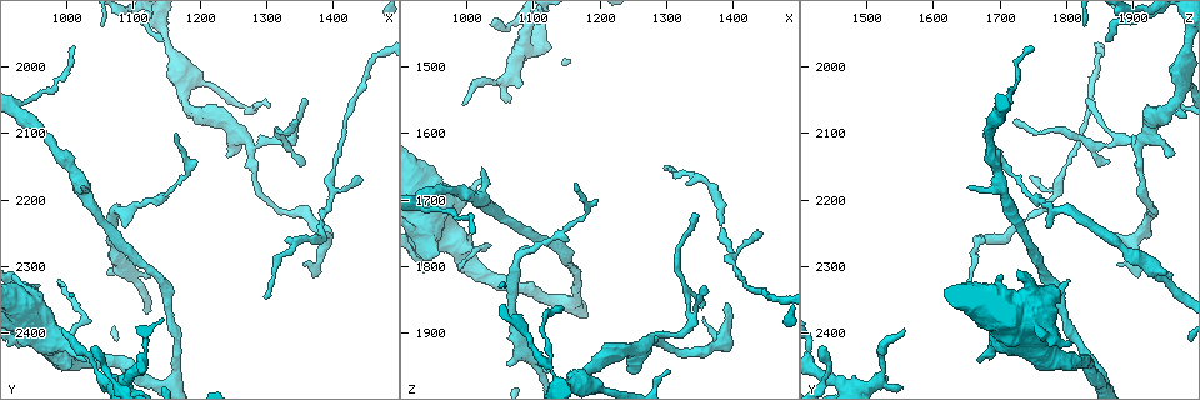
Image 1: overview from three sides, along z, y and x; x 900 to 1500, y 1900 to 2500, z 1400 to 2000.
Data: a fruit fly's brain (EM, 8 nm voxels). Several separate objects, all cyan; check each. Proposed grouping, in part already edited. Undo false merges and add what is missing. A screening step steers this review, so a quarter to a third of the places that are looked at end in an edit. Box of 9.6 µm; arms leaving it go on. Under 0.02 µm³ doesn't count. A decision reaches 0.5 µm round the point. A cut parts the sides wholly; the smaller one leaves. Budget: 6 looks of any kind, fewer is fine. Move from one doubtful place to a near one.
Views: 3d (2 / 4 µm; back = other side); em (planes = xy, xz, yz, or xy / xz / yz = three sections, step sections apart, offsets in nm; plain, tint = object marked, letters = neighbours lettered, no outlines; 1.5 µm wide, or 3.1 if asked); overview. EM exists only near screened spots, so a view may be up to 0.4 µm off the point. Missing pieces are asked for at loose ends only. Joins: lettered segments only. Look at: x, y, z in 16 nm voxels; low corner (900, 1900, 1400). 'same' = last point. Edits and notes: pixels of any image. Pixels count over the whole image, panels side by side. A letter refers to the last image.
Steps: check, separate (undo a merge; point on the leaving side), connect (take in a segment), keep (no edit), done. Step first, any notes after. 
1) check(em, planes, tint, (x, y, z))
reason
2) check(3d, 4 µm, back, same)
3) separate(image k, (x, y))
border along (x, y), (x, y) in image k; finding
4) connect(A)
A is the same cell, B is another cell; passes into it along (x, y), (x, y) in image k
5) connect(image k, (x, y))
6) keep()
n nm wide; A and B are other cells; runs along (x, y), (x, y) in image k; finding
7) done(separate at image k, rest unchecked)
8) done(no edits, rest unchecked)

check(3d, 4 µm, (1280, 2125, 1910))
sudden change in width

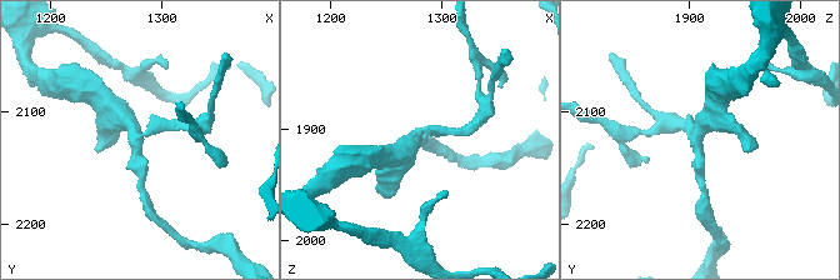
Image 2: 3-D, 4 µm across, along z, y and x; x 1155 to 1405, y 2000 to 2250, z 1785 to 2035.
check(em, xy, step 4, tint, (1278, 2120, 1908))
3 arms; now the EM

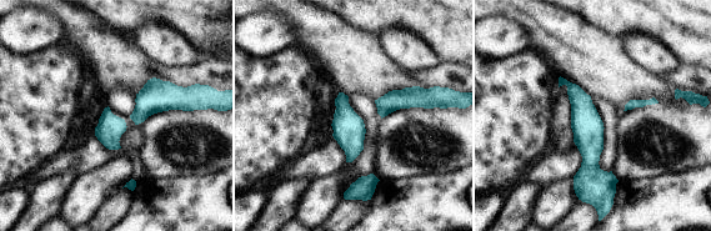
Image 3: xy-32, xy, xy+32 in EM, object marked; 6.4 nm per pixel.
check(em, xy, step 4, letters, same)
see the neighbours

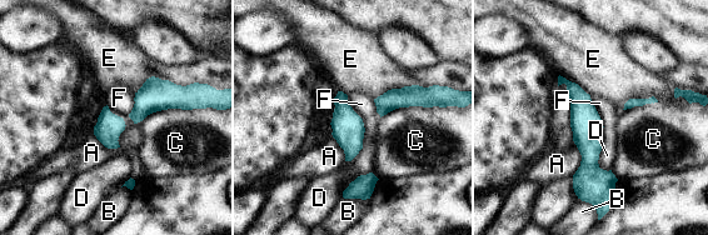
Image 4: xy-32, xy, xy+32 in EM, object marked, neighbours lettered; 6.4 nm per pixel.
keep()
A, B, C, D, E and F are other cells; border along (347, 95), (365, 129) in image 4; one neuron here

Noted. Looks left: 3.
check(3d, 4 µm, (1295, 2345, 1650))
thin end

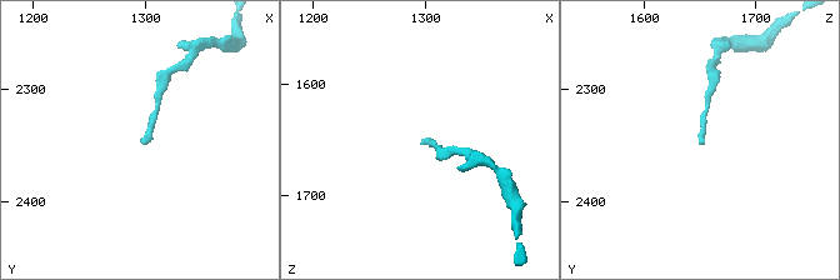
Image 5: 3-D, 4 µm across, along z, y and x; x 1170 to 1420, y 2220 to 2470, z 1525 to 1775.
check(em, planes, tint, (1296, 2344, 1654))

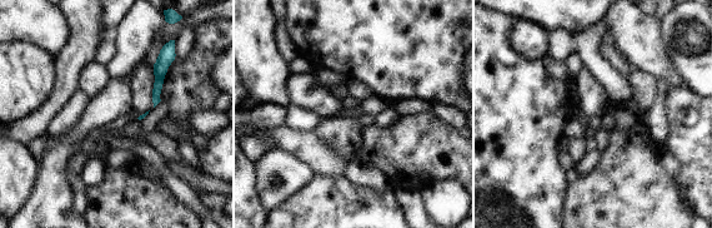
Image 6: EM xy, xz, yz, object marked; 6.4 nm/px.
check(em, planes, letters, same)

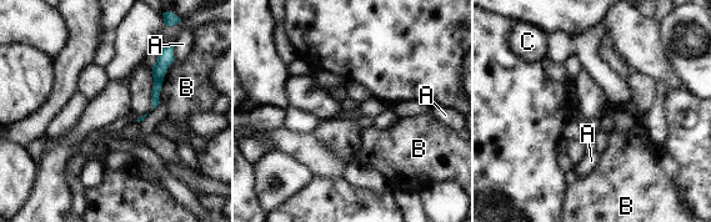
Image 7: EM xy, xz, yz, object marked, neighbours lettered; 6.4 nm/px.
keep()
A, B and C are other cells; border along (173, 43), (174, 61) in image 7; no lettered segment goes on from it

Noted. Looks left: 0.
done(no edits, rest unchecked)

